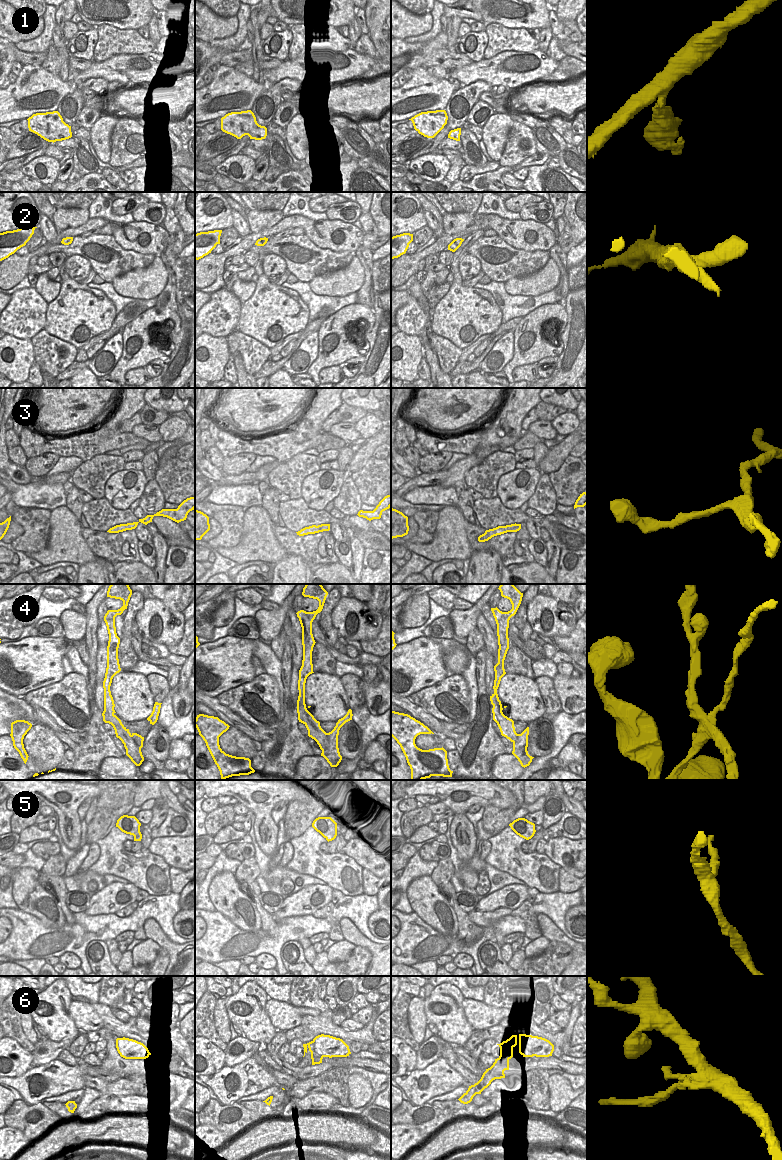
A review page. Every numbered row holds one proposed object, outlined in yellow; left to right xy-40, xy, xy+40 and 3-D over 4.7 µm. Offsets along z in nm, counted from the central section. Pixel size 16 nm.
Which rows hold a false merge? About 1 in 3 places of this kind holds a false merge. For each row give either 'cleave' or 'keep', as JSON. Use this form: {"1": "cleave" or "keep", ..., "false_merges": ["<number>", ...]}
{"1": "keep", "2": "keep", "3": "keep", "4": "keep", "5": "keep", "6": "cleave", "false_merges": ["6"]}

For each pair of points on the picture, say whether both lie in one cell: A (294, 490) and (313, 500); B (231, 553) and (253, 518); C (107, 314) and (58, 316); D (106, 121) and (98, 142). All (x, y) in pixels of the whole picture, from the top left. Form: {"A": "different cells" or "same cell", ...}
{"A": "different cells", "B": "same cell", "C": "same cell", "D": "same cell"}

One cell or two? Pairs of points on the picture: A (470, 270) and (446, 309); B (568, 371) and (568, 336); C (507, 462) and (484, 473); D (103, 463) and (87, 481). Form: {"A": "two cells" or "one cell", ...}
{"A": "two cells", "B": "one cell", "C": "one cell", "D": "one cell"}

